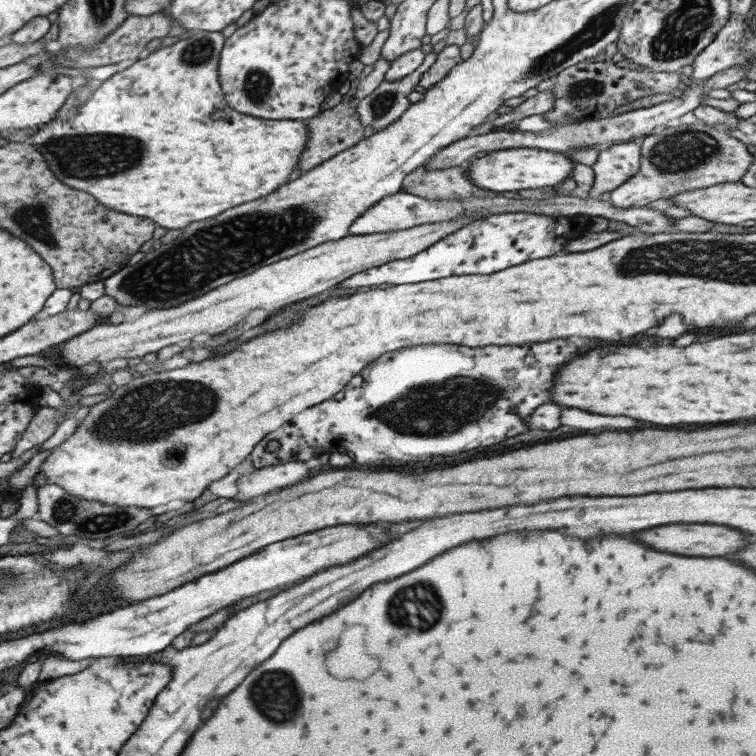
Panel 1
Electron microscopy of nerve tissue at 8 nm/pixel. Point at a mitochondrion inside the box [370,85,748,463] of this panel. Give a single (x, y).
(680, 153)

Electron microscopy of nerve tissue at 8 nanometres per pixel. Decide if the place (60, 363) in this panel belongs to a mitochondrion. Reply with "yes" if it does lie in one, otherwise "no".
no

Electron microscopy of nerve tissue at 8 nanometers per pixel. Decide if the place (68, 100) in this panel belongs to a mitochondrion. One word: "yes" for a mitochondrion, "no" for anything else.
no

